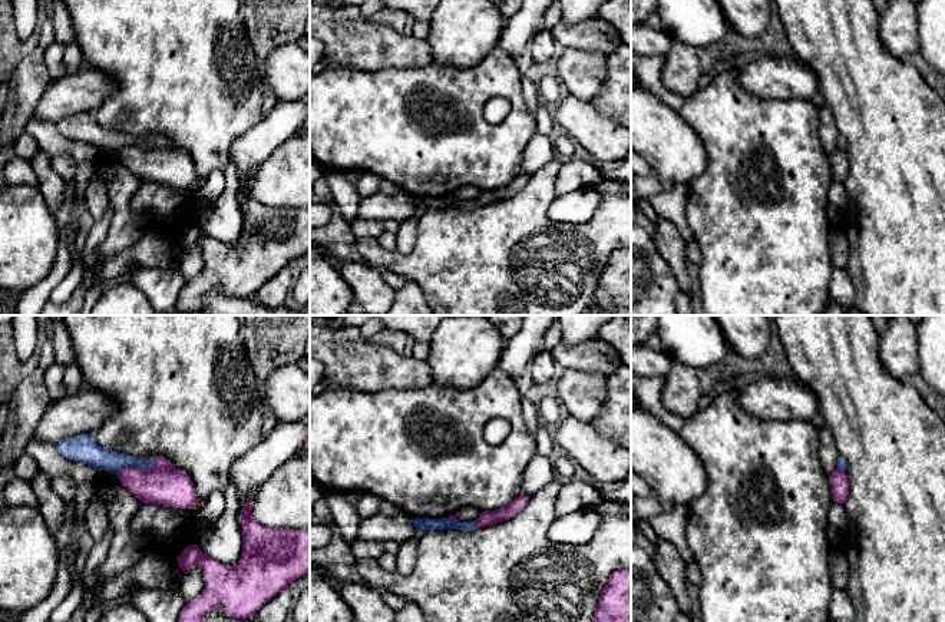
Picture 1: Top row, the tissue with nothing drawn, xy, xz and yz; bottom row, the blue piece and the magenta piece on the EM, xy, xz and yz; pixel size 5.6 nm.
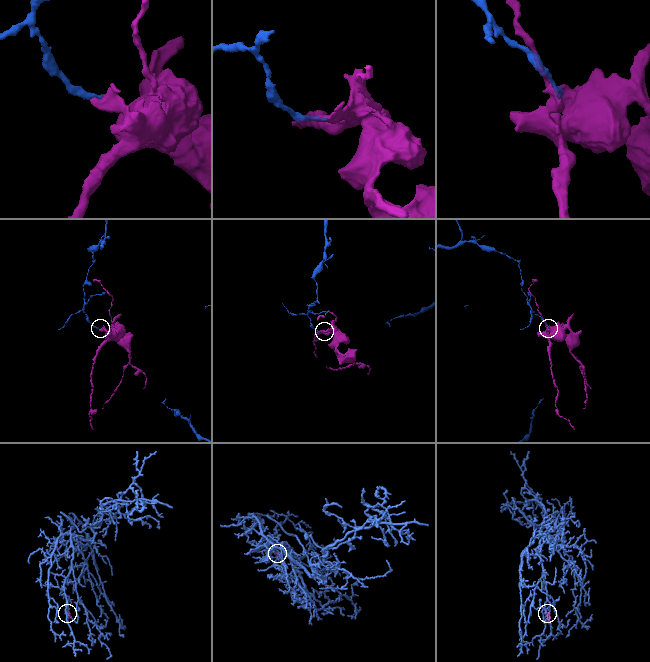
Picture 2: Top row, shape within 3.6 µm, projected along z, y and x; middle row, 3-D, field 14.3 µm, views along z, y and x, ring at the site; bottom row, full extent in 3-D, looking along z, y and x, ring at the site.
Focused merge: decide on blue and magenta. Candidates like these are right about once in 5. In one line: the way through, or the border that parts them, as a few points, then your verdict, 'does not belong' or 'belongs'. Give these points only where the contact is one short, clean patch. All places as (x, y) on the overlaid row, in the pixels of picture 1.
border xy (157, 456), (149, 469), (122, 467), (116, 473); does not belong

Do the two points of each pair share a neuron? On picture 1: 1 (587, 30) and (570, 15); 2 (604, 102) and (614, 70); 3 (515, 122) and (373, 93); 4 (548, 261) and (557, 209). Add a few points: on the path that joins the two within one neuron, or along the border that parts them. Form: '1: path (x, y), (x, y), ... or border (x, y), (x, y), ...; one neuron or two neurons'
1: border (597, 15), (571, 23), (565, 23), (561, 19); two neurons
2: path (611, 95), (614, 92), (614, 78); one neuron
3: path (479, 146), (432, 146), (405, 125); one neuron
4: border (547, 209), (547, 215), (554, 221), (588, 219); two neurons

